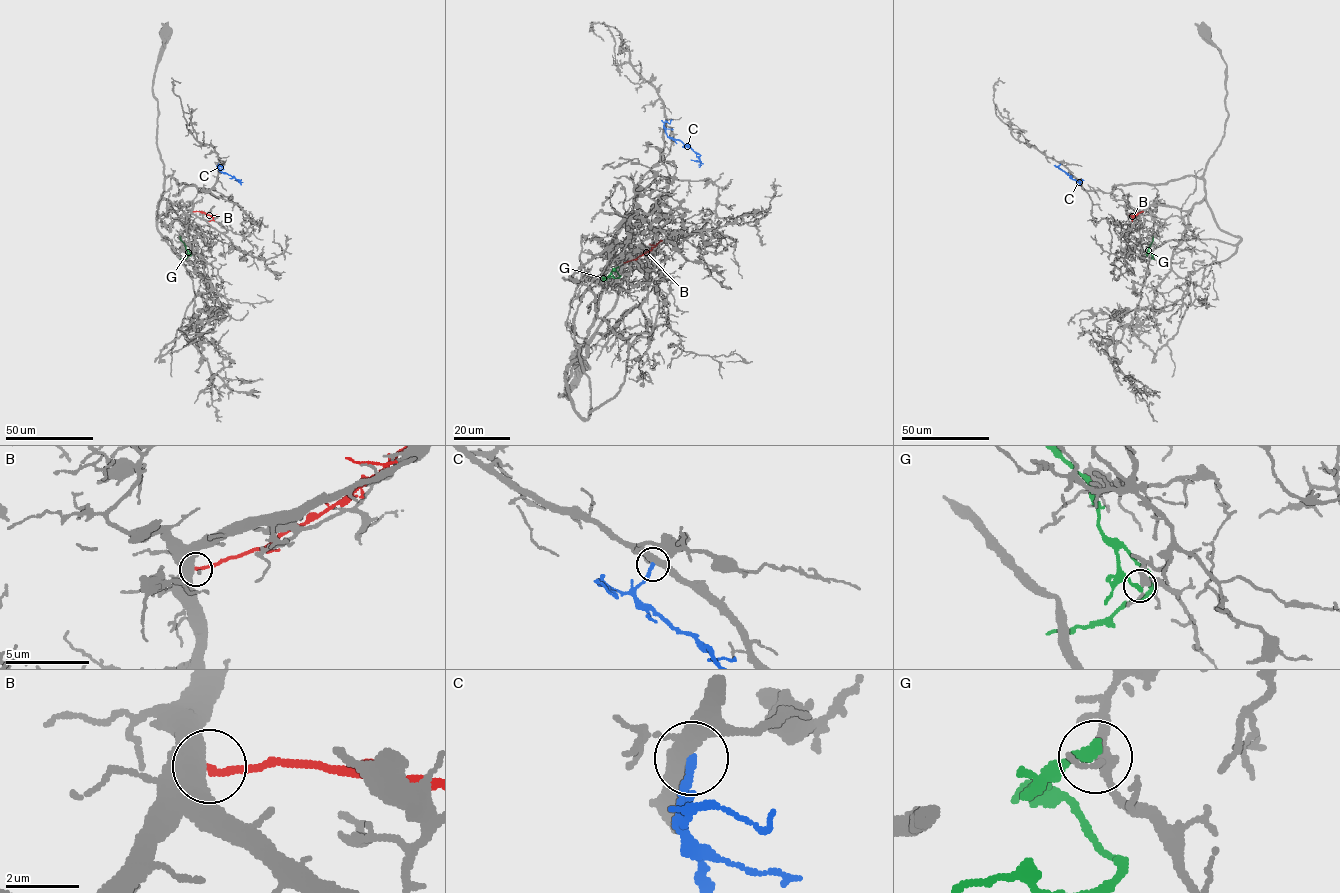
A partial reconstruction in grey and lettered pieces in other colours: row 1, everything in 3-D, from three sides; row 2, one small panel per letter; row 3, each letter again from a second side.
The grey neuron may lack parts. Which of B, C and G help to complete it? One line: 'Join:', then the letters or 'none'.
Join: none

